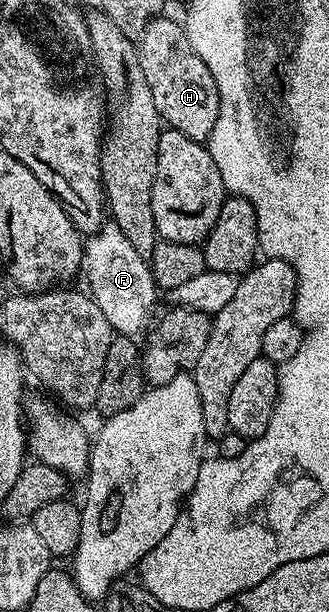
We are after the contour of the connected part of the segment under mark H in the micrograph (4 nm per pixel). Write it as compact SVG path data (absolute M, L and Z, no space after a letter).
M166 17L152 19L140 36L137 51L142 73L161 121L167 127L186 134L186 138L204 142L214 130L220 96L209 67L190 46L183 25L177 19L174 21Z

